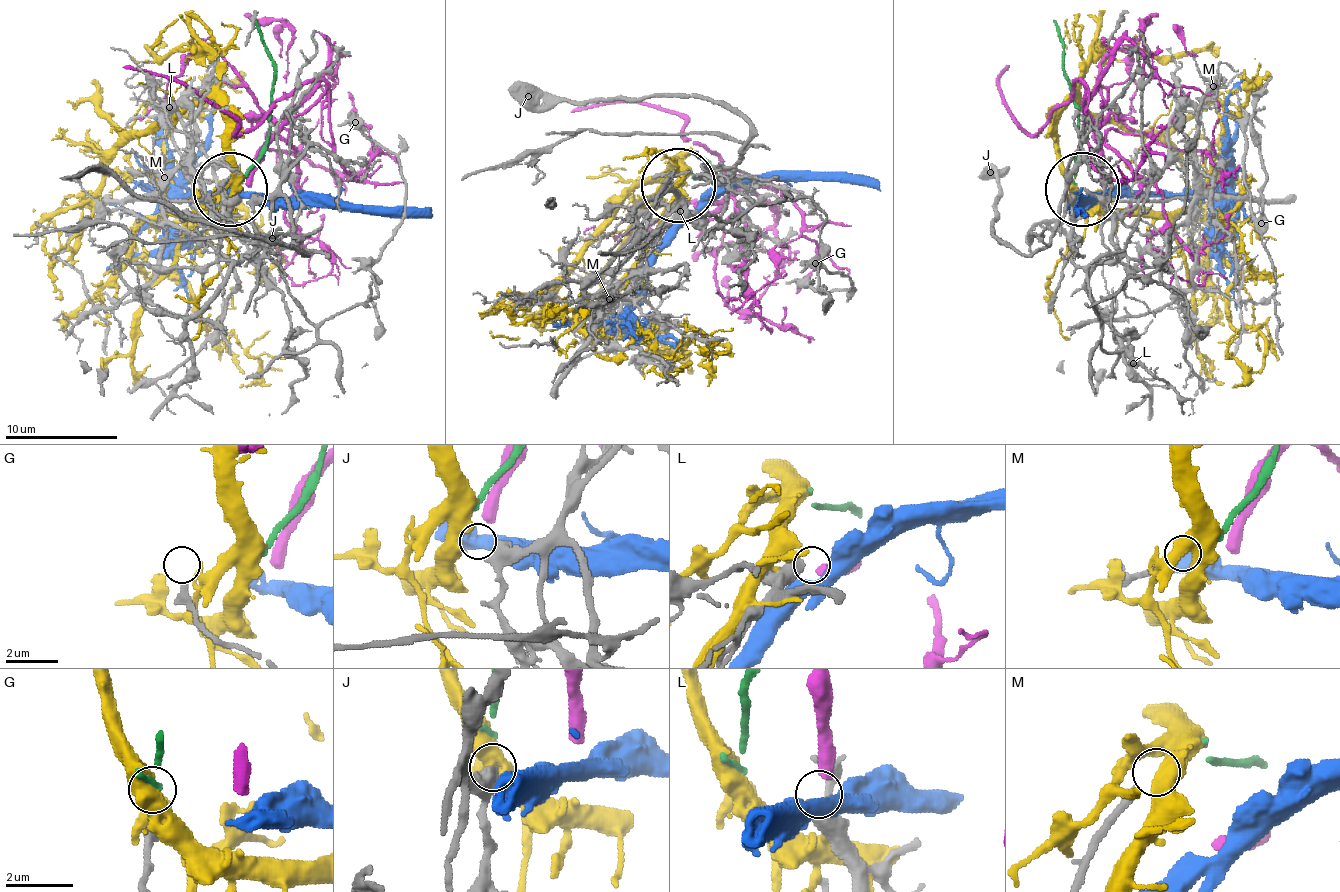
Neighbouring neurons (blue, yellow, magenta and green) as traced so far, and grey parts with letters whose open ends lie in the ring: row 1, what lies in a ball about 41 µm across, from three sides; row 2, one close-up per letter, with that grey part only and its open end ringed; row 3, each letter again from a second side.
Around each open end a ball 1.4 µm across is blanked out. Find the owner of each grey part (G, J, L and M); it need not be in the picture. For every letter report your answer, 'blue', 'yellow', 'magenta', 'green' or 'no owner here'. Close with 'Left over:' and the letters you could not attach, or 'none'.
G: no owner here
J: yellow
L: magenta
M: green
Left over: G

